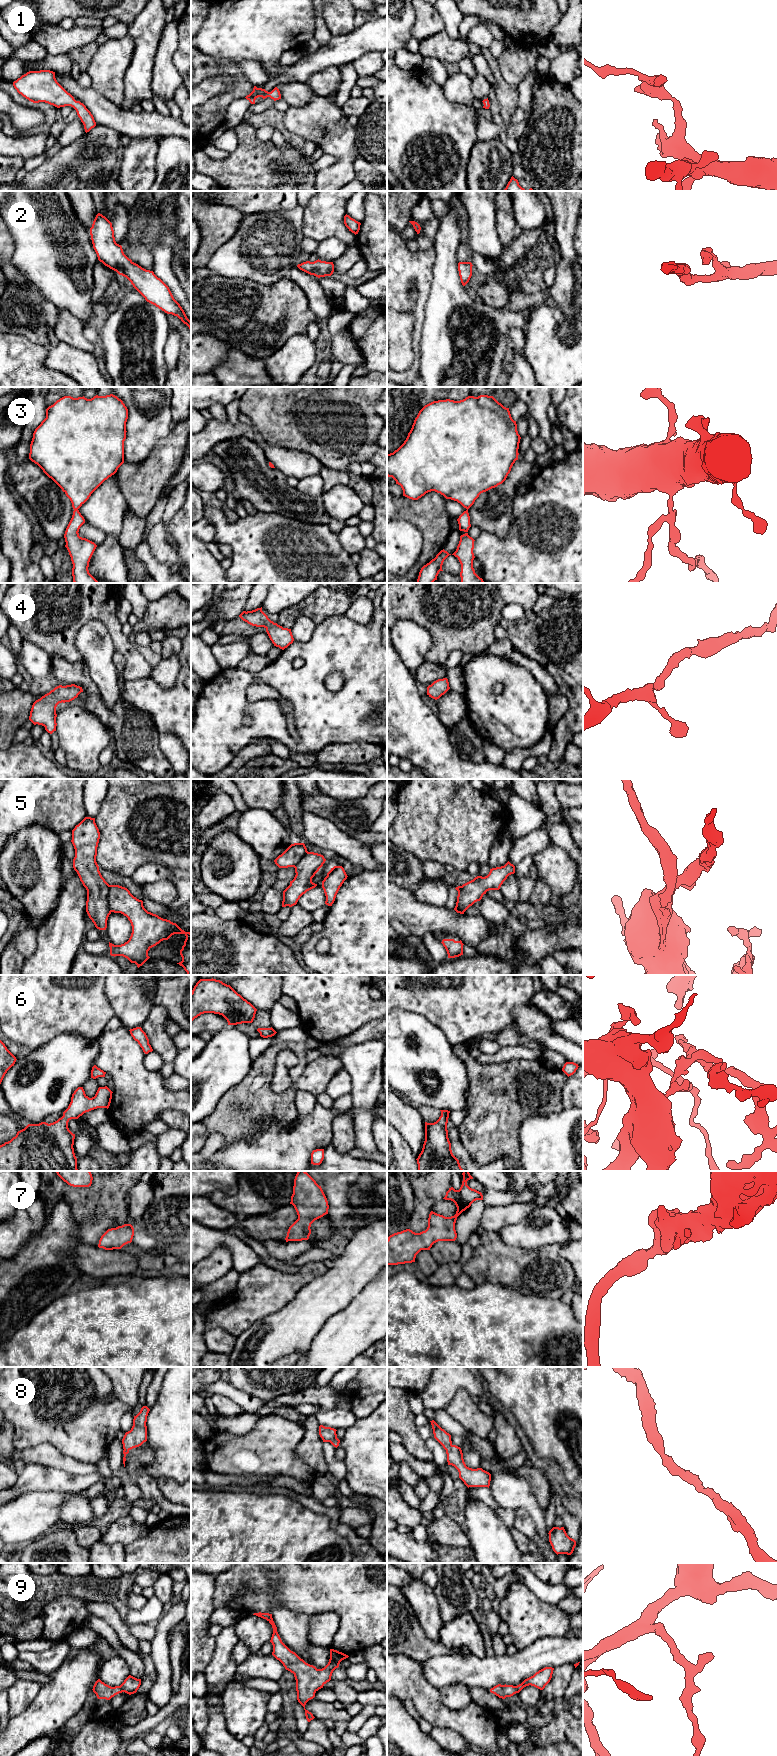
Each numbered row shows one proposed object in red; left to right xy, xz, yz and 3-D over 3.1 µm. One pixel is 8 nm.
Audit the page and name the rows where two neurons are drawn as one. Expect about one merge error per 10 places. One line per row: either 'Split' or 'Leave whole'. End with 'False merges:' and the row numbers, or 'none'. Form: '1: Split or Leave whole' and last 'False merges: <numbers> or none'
1: Leave whole
2: Leave whole
3: Leave whole
4: Leave whole
5: Leave whole
6: Leave whole
7: Leave whole
8: Leave whole
9: Leave whole
False merges: none

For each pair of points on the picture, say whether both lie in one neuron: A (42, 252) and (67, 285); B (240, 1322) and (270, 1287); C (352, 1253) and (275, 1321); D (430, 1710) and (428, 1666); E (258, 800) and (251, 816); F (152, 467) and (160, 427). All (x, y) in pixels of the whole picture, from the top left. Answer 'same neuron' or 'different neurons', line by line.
A: same neuron
B: same neuron
C: same neuron
D: different neurons
E: different neurons
F: different neurons

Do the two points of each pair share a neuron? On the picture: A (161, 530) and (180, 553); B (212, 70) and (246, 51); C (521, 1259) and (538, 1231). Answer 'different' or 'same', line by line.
A: same
B: different
C: different

